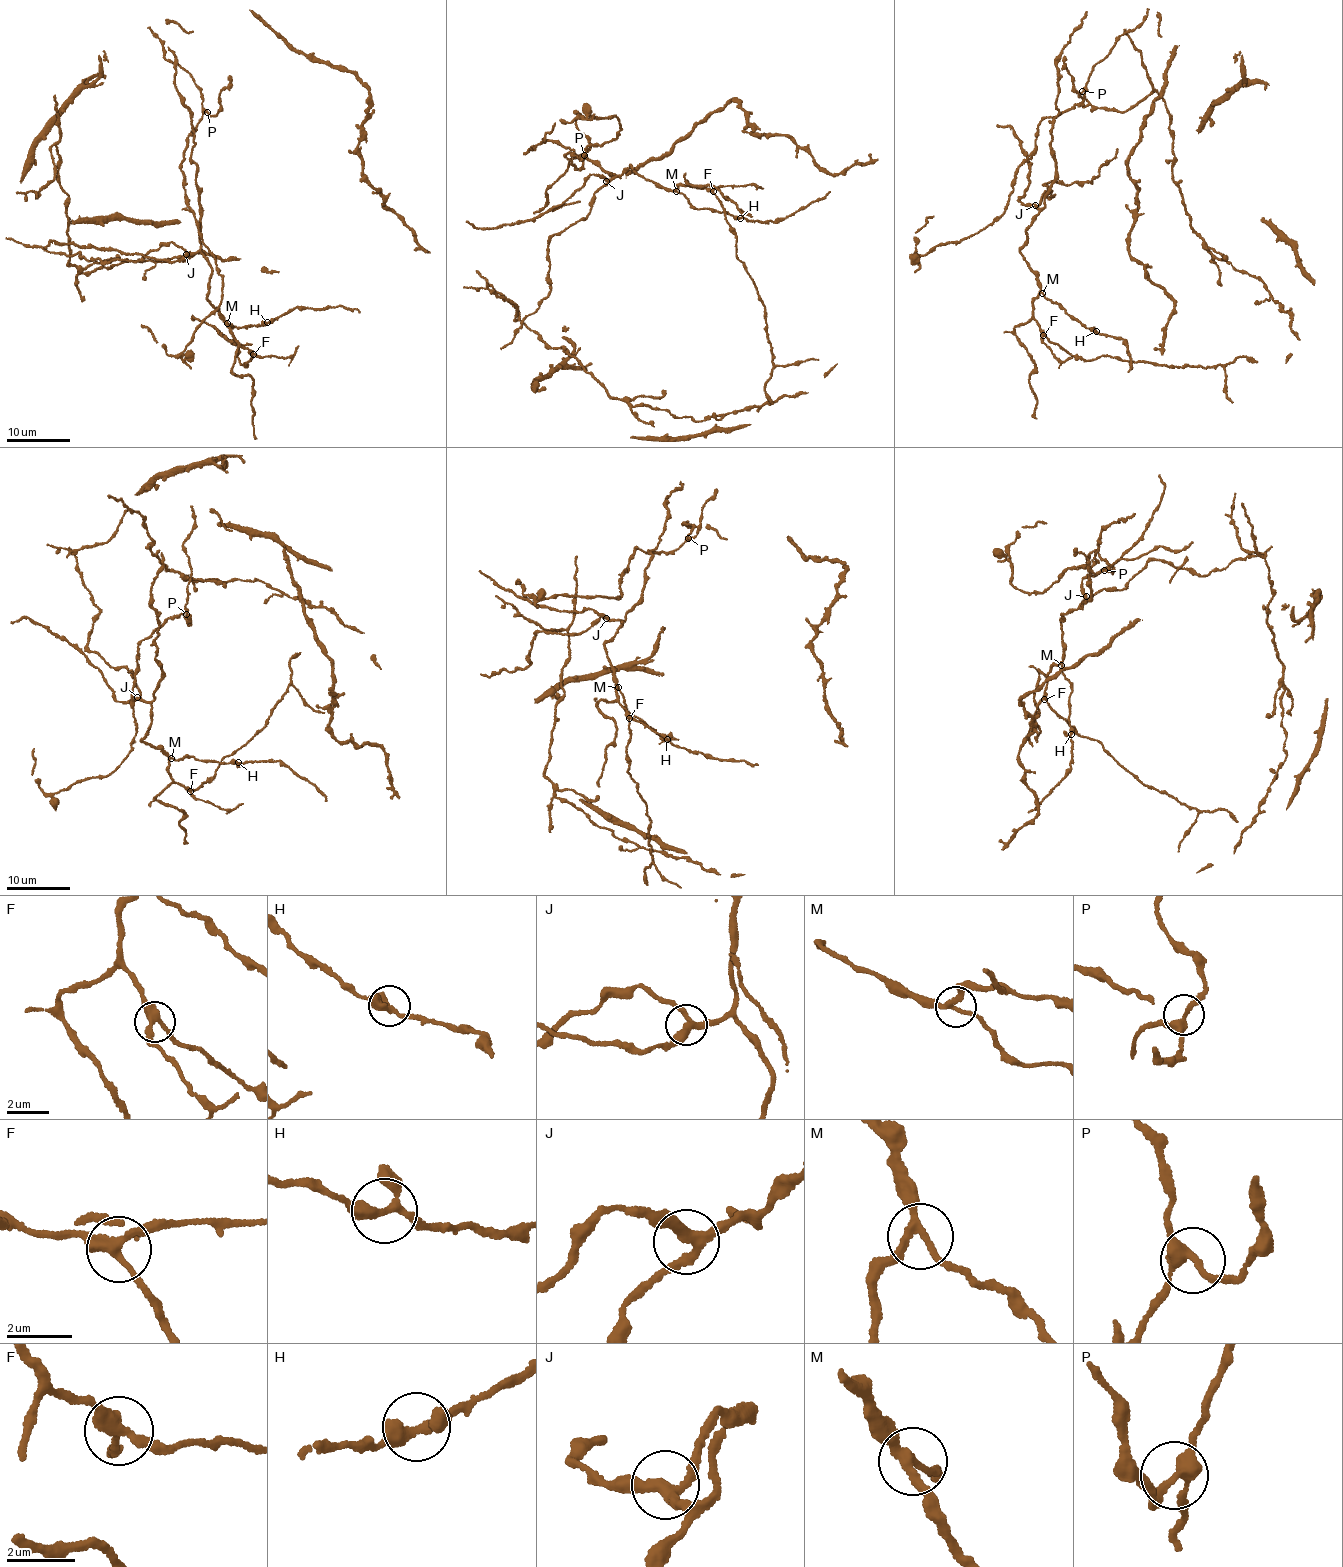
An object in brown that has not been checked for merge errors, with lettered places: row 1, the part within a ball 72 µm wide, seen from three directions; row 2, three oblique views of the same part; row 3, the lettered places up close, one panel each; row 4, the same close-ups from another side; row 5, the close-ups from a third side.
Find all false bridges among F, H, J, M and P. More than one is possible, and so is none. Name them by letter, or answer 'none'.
none

